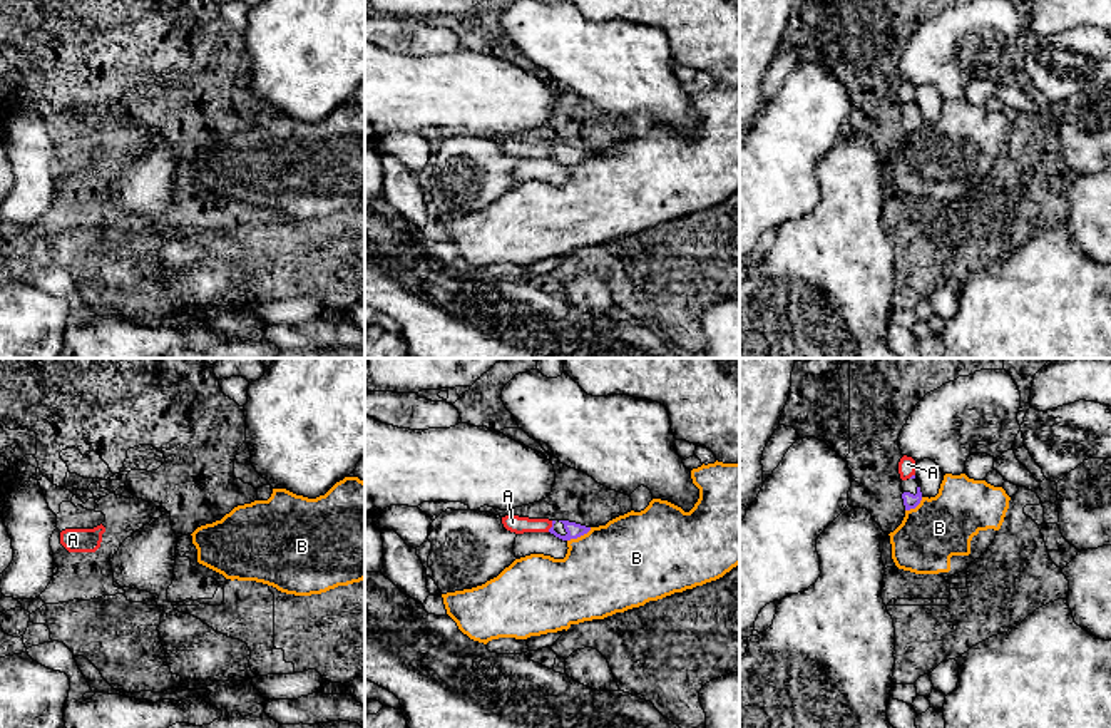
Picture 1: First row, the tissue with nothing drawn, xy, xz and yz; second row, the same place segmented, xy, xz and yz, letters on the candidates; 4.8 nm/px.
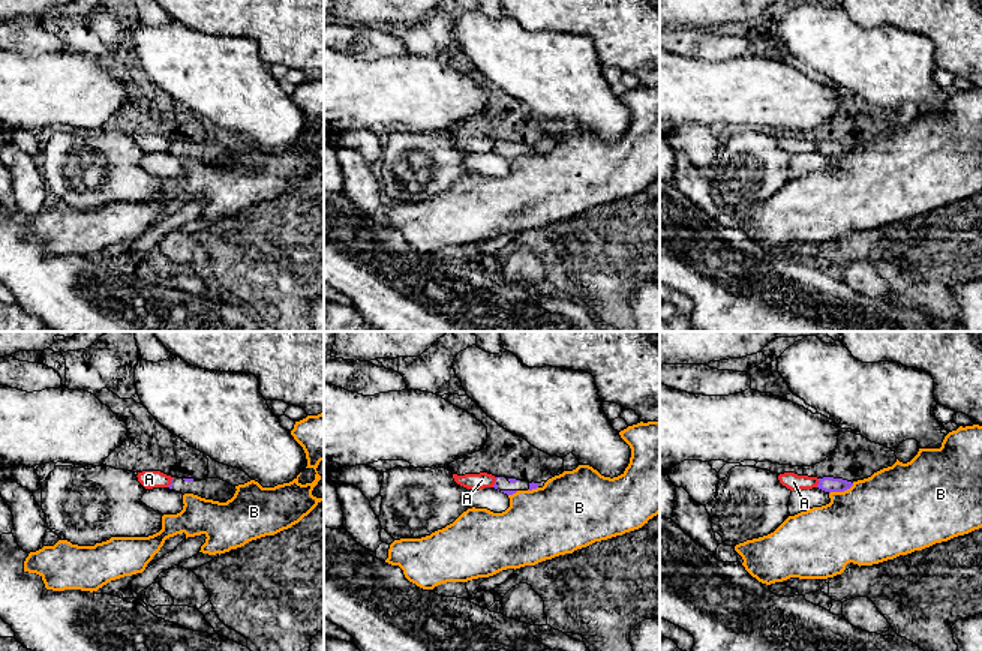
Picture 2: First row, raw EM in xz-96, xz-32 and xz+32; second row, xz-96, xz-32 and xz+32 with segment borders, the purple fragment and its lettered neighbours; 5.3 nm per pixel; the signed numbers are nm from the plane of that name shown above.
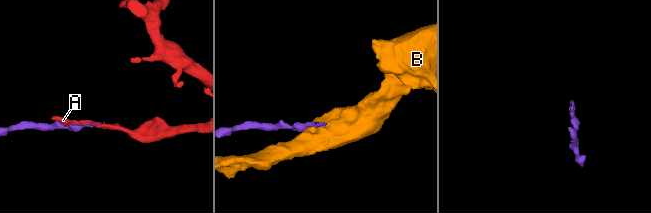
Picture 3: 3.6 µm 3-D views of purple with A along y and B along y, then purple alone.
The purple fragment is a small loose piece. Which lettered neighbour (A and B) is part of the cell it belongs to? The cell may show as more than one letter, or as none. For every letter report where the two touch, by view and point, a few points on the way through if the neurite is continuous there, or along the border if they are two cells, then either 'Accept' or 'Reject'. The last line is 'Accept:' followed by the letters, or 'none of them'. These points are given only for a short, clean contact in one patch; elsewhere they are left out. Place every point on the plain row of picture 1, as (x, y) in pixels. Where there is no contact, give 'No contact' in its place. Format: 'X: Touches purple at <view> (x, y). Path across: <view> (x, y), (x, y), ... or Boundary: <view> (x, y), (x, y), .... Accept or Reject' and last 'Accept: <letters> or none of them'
A: Touches purple at xz (552, 151). Reject
B: Touches purple at xz (579, 161). Boundary: xz (591, 153), (568, 166). Reject
Accept: none of them

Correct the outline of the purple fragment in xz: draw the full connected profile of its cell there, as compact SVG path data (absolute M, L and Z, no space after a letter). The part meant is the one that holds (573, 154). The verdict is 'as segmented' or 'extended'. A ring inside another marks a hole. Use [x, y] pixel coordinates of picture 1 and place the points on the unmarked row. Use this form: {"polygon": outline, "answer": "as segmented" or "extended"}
{"polygon": "M552 146L552 152L549 154L550 159L554 159L556 162L562 164L562 166L571 166L571 164L577 164L584 159L587 159L591 156L591 152L576 149L576 147L569 147L569 146Z", "answer": "extended"}

